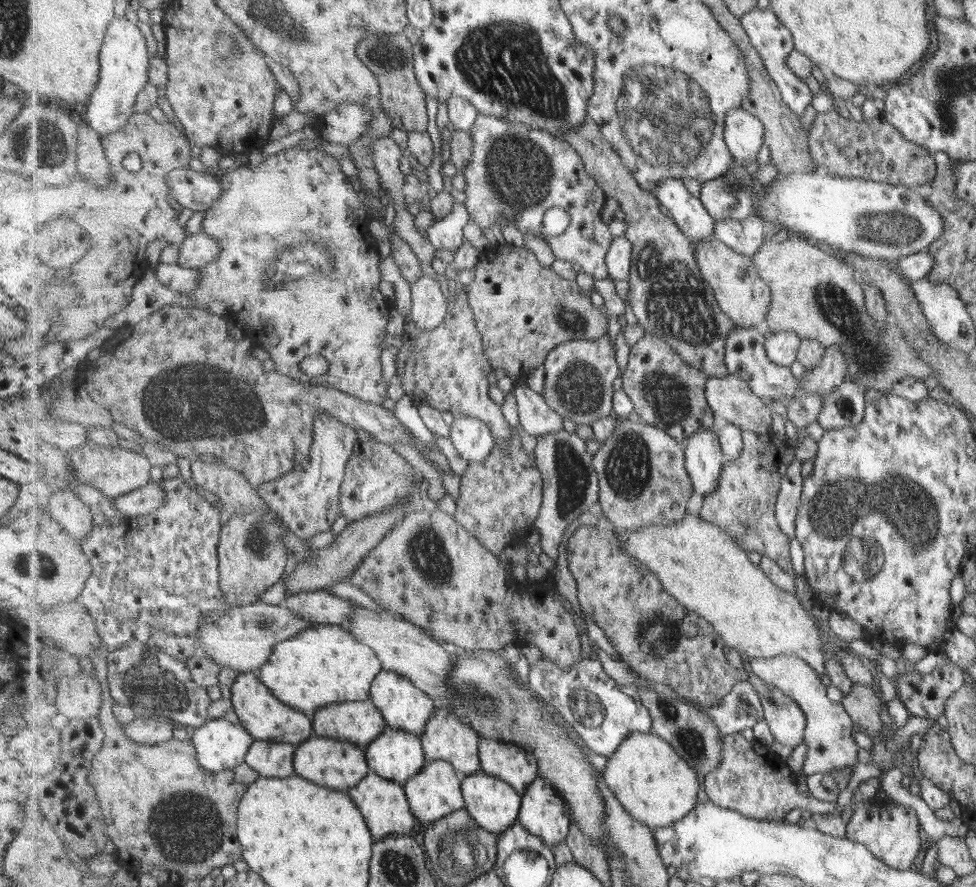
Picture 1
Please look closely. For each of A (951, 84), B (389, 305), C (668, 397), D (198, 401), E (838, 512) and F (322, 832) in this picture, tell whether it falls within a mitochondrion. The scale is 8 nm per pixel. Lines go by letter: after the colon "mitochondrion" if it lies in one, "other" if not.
A: mitochondrion
B: other
C: mitochondrion
D: mitochondrion
E: mitochondrion
F: other

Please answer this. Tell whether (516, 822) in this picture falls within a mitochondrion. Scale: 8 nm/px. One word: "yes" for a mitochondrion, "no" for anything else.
no

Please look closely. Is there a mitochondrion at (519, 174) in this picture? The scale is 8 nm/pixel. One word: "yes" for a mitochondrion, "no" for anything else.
yes

